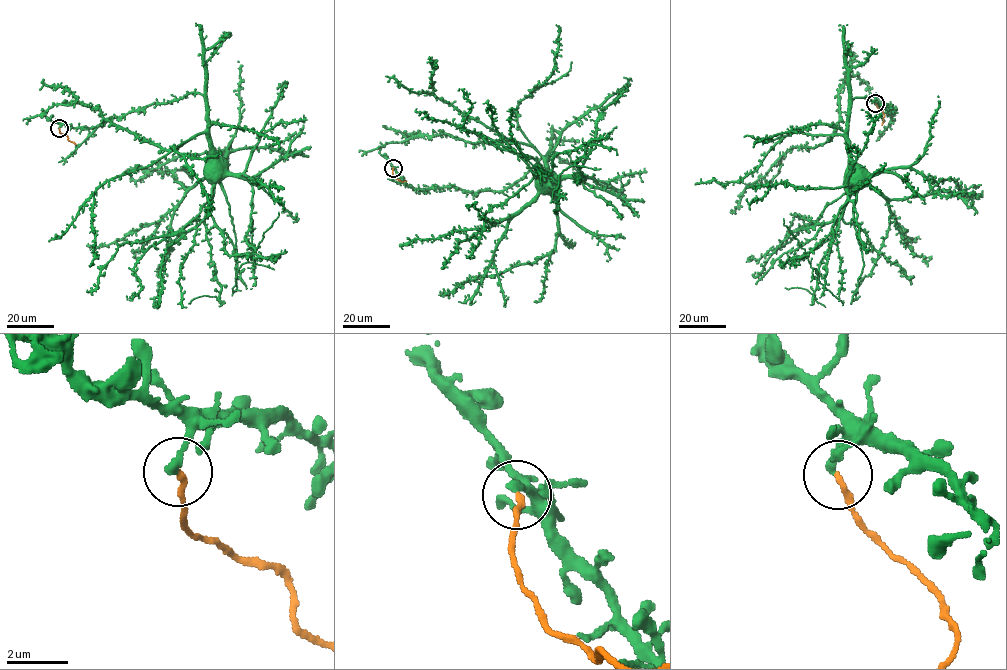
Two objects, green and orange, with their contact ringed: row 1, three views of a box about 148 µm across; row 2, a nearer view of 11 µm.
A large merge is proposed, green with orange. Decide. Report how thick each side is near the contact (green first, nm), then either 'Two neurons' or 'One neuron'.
Thickness 240 nm (green) against 190 nm. Two neurons

